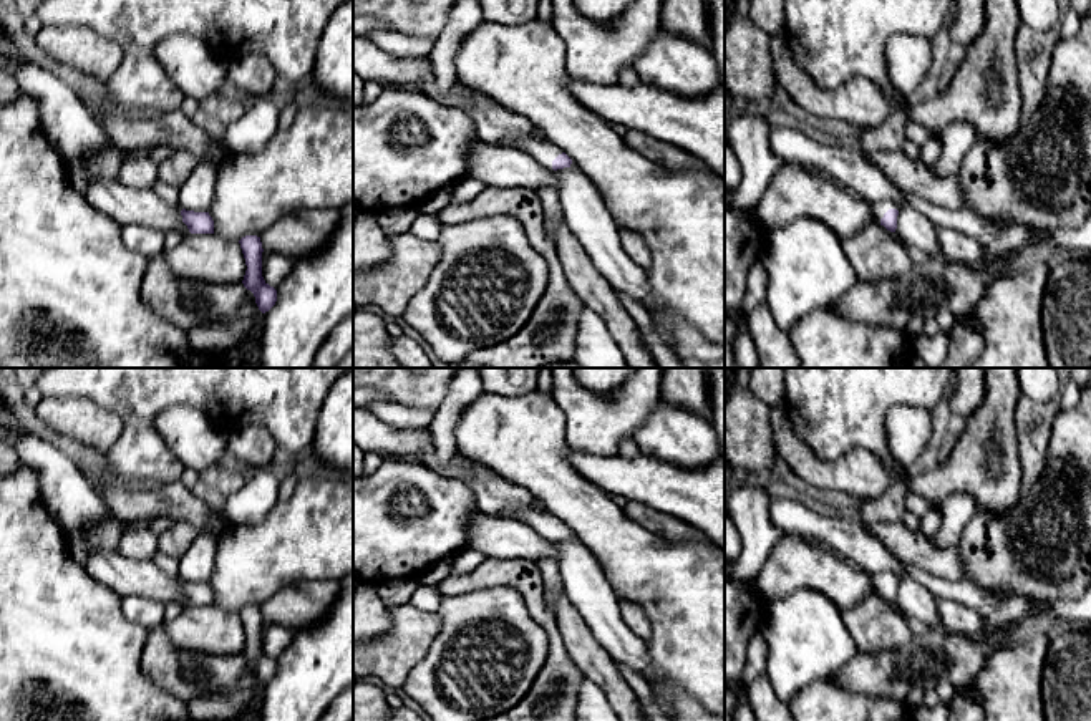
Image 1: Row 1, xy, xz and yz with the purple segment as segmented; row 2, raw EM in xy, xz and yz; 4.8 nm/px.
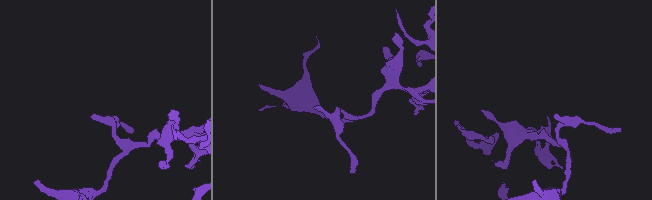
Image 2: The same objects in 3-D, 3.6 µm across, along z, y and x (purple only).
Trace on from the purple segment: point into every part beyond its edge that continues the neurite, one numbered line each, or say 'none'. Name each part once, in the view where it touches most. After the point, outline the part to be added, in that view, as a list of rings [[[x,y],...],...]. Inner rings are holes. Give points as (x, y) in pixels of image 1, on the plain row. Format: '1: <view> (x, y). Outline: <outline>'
1: yz (881, 579). Outline: [[[890,572],[872,573],[870,578],[872,578],[872,583],[874,583],[874,590],[879,595],[880,595],[880,590],[884,588],[884,585],[889,580],[897,580],[899,582],[899,578],[894,573],[890,573]]]

